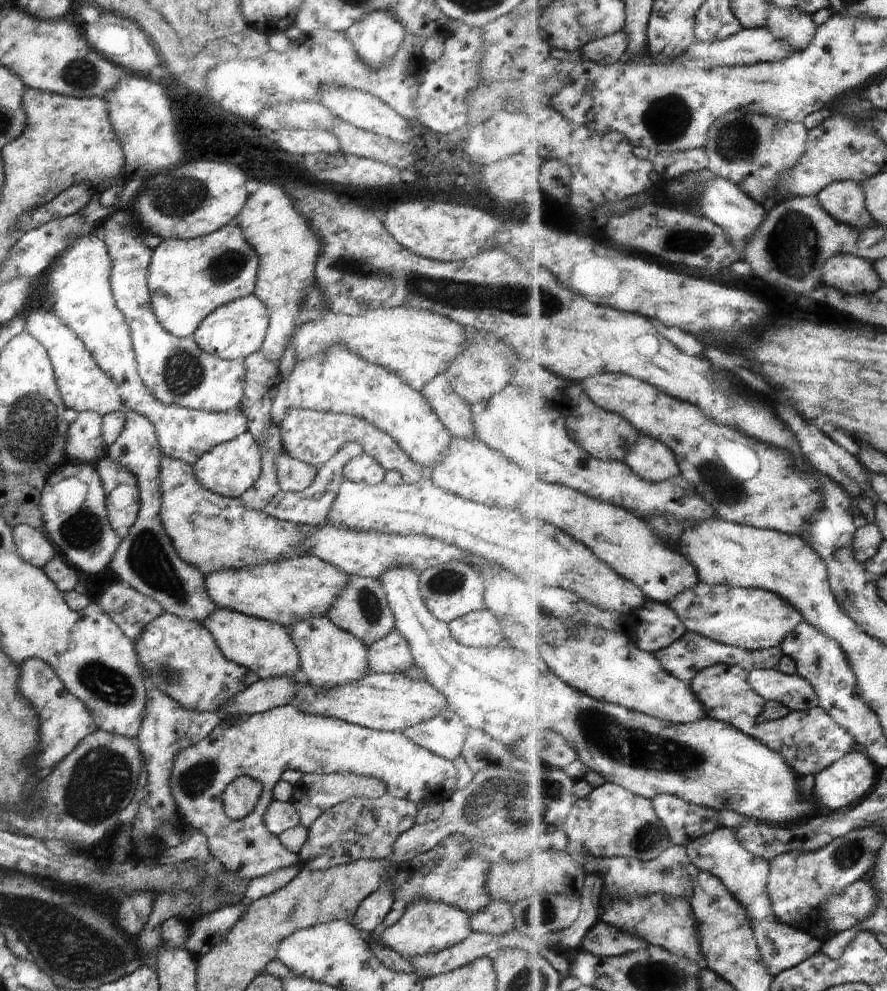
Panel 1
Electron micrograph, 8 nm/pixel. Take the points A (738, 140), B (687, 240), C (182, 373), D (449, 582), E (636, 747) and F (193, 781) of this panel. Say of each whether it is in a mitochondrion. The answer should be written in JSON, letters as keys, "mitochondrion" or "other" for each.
{"A":"mitochondrion","B":"mitochondrion","C":"mitochondrion","D":"mitochondrion","E":"mitochondrion","F":"mitochondrion"}

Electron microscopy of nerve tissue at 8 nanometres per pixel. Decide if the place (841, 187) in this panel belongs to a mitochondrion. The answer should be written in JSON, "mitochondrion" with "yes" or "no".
{"mitochondrion":"no"}

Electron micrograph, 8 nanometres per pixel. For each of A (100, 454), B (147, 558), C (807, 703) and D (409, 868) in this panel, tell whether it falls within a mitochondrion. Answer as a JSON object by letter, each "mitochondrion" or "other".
{"A":"other","B":"mitochondrion","C":"other","D":"other"}

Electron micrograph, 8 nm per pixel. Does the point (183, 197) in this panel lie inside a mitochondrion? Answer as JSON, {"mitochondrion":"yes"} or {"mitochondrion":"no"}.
{"mitochondrion":"yes"}

